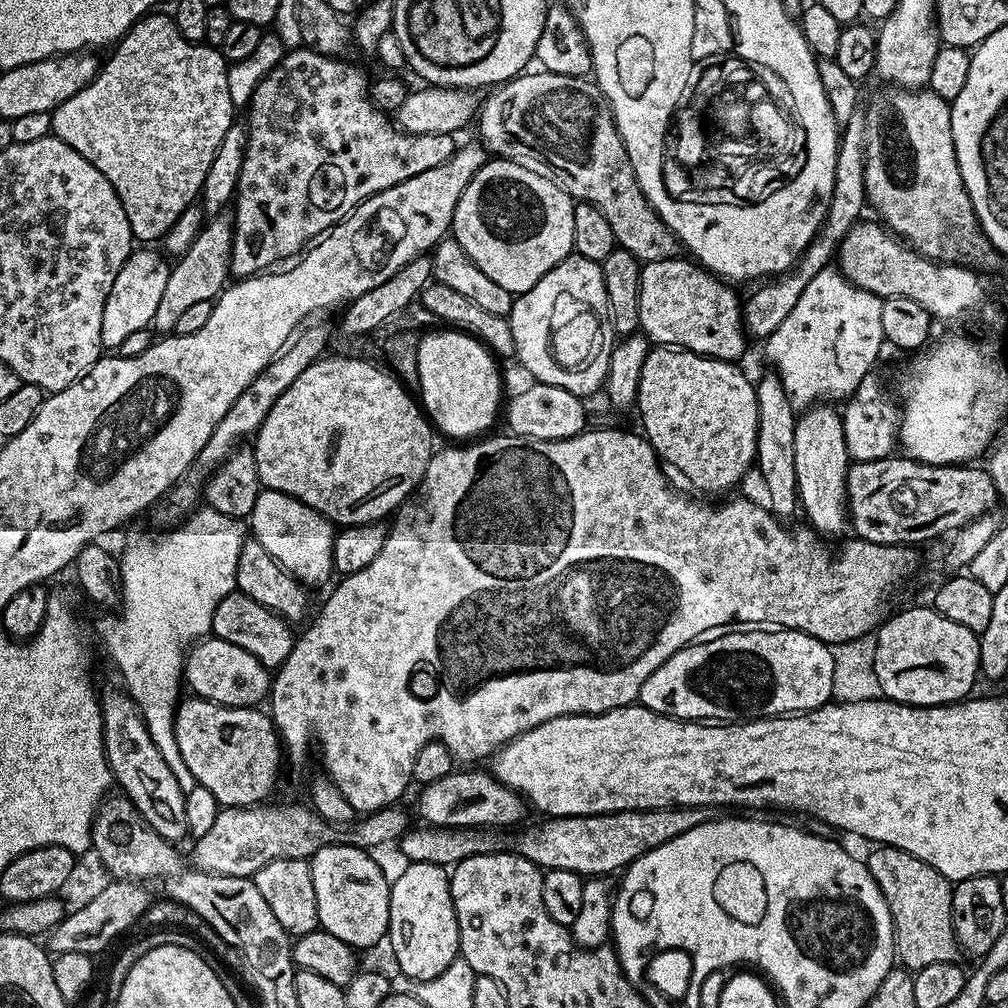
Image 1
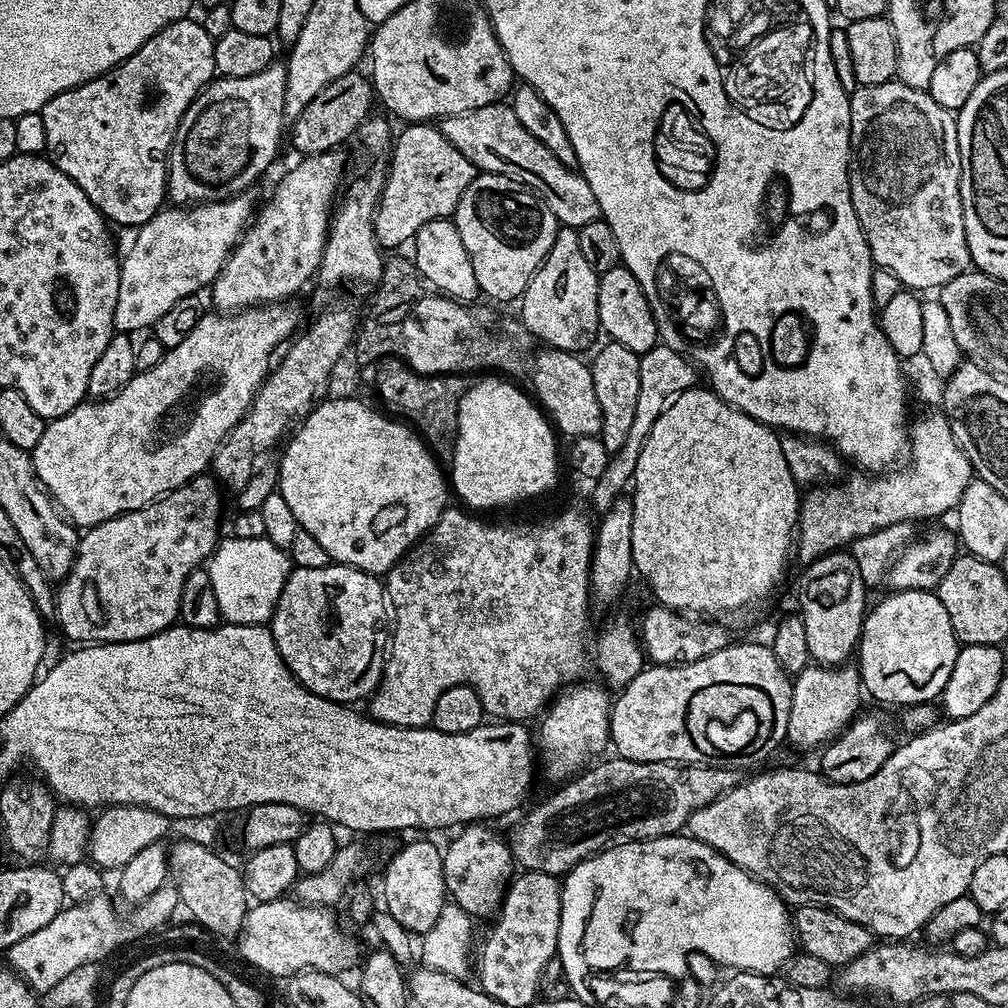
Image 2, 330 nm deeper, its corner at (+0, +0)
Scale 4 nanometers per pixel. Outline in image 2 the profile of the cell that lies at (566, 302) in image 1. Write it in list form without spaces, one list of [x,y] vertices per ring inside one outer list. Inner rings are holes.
[[[561,227],[554,238],[554,246],[546,254],[544,263],[532,275],[526,286],[524,295],[519,301],[519,319],[524,321],[525,326],[530,329],[537,341],[545,340],[543,343],[549,348],[557,348],[563,352],[583,353],[583,348],[588,348],[596,340],[596,332],[601,331],[600,319],[598,318],[598,282],[600,277],[586,262],[582,255],[582,249],[578,243],[578,231],[575,228]]]

